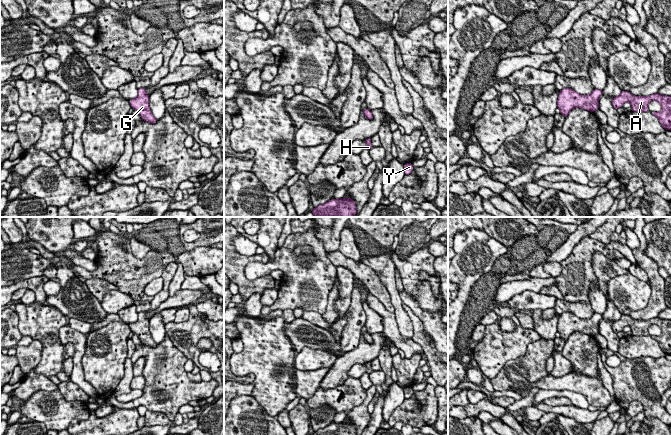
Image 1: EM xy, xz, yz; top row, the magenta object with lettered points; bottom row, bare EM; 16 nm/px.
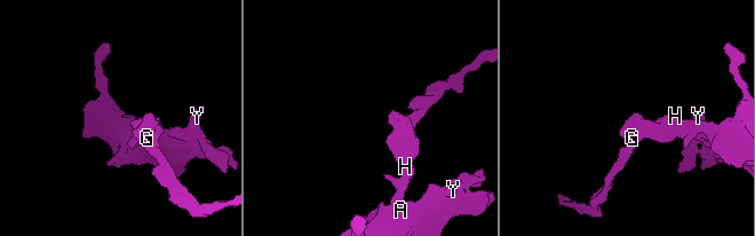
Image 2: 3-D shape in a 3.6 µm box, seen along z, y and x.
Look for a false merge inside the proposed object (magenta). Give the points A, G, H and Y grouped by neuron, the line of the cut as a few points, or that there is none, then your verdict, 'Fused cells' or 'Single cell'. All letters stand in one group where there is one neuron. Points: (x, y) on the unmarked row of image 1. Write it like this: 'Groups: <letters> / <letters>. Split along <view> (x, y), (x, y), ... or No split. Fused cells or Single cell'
Groups: A G H Y. No split. Single cell

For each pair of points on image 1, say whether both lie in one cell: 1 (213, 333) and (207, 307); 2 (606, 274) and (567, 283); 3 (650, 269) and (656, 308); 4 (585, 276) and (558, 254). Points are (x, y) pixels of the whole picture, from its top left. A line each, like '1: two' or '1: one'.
1: two
2: two
3: one
4: two

